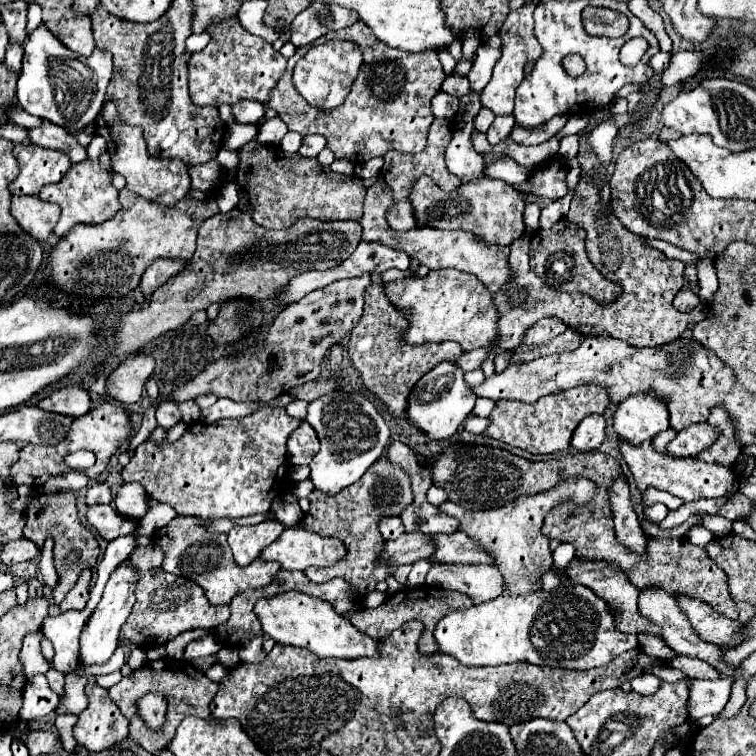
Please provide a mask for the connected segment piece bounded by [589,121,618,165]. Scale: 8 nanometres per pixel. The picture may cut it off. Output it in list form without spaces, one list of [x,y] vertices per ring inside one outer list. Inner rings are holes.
[[[609,121],[609,123],[601,123],[595,131],[589,133],[589,143],[593,145],[593,149],[603,165],[609,163],[609,159],[611,159],[611,143],[617,132],[618,128],[615,127],[615,123]]]

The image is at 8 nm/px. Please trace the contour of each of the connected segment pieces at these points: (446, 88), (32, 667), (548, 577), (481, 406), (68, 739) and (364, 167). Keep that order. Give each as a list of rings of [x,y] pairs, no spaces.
[[[452,74],[446,76],[442,83],[441,90],[460,99],[469,93],[469,81],[467,77]]]
[[[35,631],[35,633],[29,633],[23,641],[23,649],[21,649],[21,663],[23,663],[23,671],[25,671],[25,677],[31,679],[33,675],[37,673],[43,673],[51,669],[51,663],[41,655],[41,649],[39,649],[39,641],[43,637],[43,631]]]
[[[547,571],[547,573],[543,573],[541,575],[541,589],[543,591],[549,591],[549,589],[553,589],[553,587],[557,587],[557,585],[561,585],[561,575],[559,573],[553,573],[553,571]]]
[[[477,399],[477,403],[475,403],[475,407],[473,407],[473,415],[477,415],[477,417],[487,417],[489,415],[489,411],[493,409],[493,401],[491,399]]]
[[[61,715],[55,721],[55,727],[57,727],[59,737],[61,737],[61,743],[63,743],[65,751],[69,751],[69,753],[77,753],[77,741],[73,737],[73,725],[75,723],[77,723],[77,715]]]
[[[374,157],[369,161],[362,163],[359,169],[358,177],[361,179],[368,179],[379,174],[384,166],[383,157]]]

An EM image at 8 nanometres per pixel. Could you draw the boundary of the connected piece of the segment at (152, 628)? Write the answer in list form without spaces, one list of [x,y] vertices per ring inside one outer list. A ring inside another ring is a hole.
[[[155,541],[149,547],[135,547],[129,561],[139,569],[139,583],[135,591],[137,601],[123,625],[123,637],[131,639],[133,643],[145,647],[157,647],[175,639],[183,631],[213,629],[229,619],[227,605],[211,605],[197,583],[165,573],[161,569],[163,551],[161,547],[157,547]],[[151,569],[157,569],[157,575],[151,575]]]

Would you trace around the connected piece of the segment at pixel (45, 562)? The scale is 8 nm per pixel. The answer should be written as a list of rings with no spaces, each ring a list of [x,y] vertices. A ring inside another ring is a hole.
[[[48,538],[41,552],[41,562],[39,563],[40,574],[45,585],[49,587],[54,587],[58,581],[58,575],[55,570],[54,560],[53,560],[53,547],[54,542],[52,539]]]

